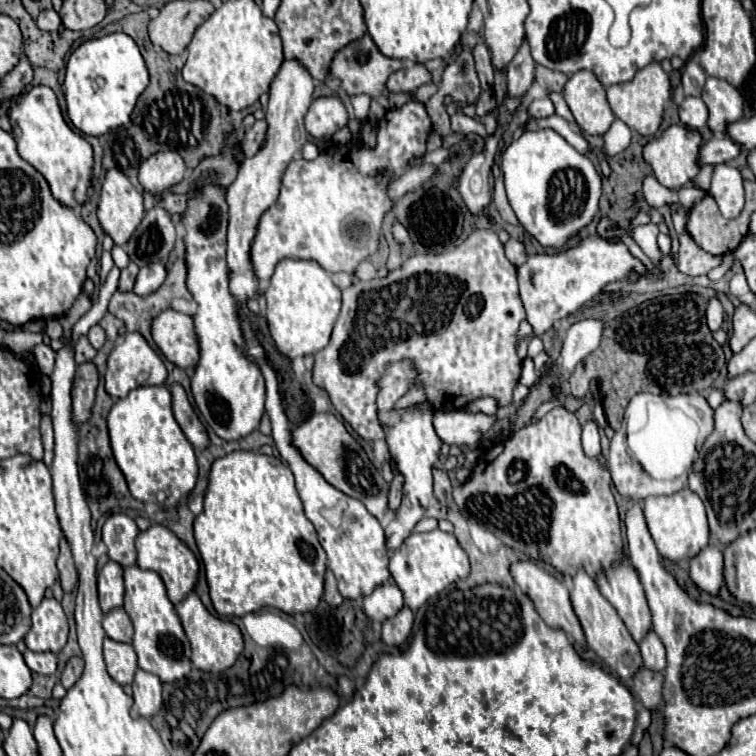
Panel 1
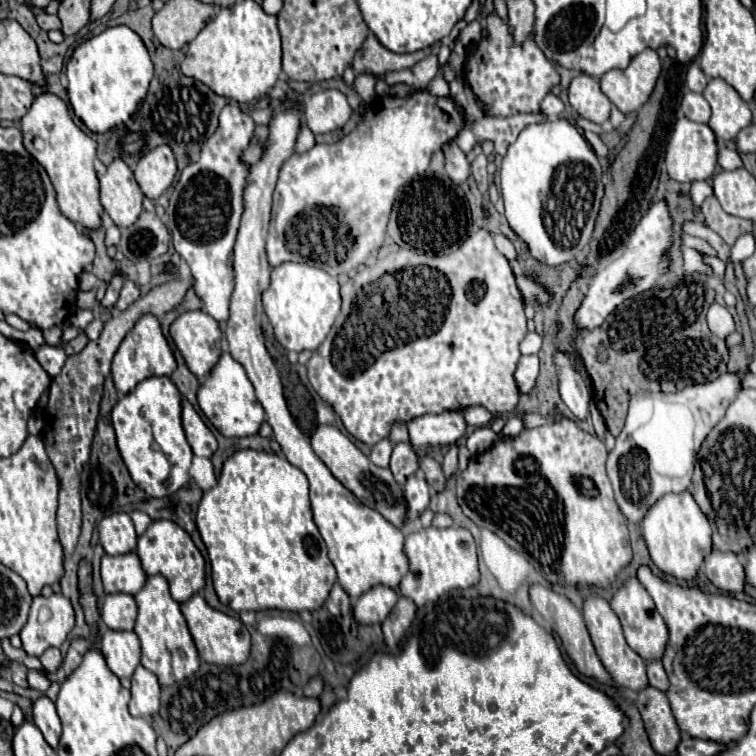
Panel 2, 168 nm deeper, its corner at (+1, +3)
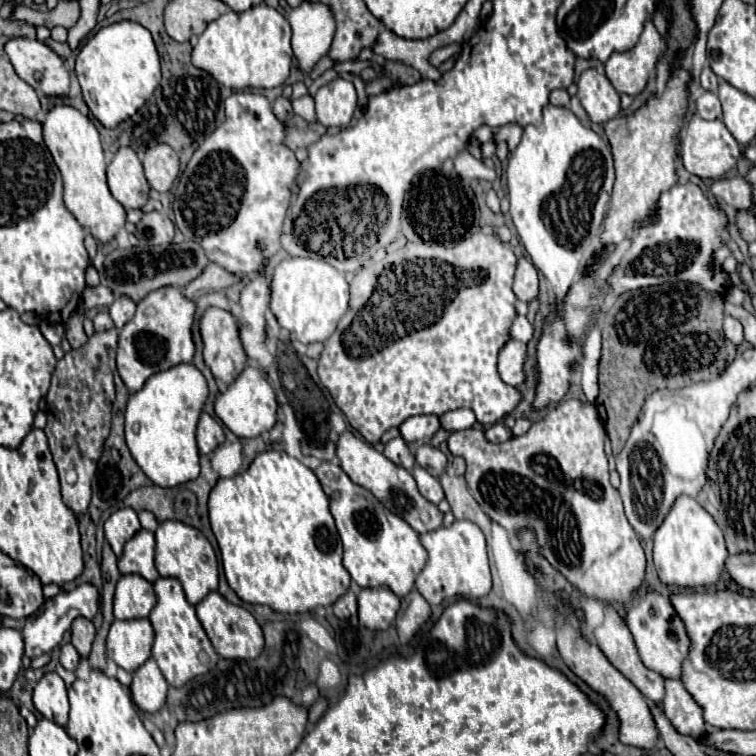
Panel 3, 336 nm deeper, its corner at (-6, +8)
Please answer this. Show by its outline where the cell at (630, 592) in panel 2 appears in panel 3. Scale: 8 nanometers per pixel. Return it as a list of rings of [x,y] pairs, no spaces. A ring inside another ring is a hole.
[[[645,592],[639,596],[629,608],[627,608],[627,626],[633,634],[635,646],[639,650],[639,656],[643,664],[655,672],[659,672],[663,678],[679,678],[681,674],[681,662],[687,656],[689,650],[689,638],[685,632],[685,626],[681,618],[677,616],[675,608],[667,598],[663,598],[659,592]]]

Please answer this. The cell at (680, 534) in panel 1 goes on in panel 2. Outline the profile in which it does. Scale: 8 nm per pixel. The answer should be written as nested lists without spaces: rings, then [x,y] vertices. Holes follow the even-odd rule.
[[[688,491],[678,495],[664,495],[652,511],[644,517],[644,523],[640,523],[644,541],[648,545],[648,553],[654,561],[654,565],[676,579],[692,581],[698,575],[700,565],[712,551],[712,529],[706,519],[706,515],[696,507],[696,501]]]

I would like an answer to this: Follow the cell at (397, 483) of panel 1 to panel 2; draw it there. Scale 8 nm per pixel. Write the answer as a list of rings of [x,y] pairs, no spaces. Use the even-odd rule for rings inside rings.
[[[396,443],[392,457],[390,457],[390,471],[394,479],[404,485],[410,475],[414,475],[418,469],[418,455],[410,447],[410,443]]]

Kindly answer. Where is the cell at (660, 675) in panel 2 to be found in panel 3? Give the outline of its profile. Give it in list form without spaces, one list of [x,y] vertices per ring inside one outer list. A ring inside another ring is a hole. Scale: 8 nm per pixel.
[[[671,678],[665,680],[663,710],[677,732],[689,734],[693,738],[705,736],[705,722],[701,716],[701,708],[683,688],[681,680],[671,680]]]

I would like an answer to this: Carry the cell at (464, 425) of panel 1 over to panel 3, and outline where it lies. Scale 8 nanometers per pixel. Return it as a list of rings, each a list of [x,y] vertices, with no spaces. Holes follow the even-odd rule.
[[[437,414],[413,416],[413,418],[407,418],[399,426],[405,442],[417,442],[417,440],[423,440],[423,438],[431,438],[441,428],[443,428],[443,424],[441,424],[441,418]]]

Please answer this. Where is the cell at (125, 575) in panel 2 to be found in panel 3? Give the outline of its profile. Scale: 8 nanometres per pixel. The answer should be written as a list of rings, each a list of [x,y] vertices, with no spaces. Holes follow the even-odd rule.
[[[139,530],[125,544],[125,550],[119,556],[119,560],[117,560],[119,572],[123,576],[125,574],[139,574],[147,582],[155,582],[157,576],[159,576],[159,572],[155,570],[153,556],[155,556],[155,536],[153,536],[153,532]]]

